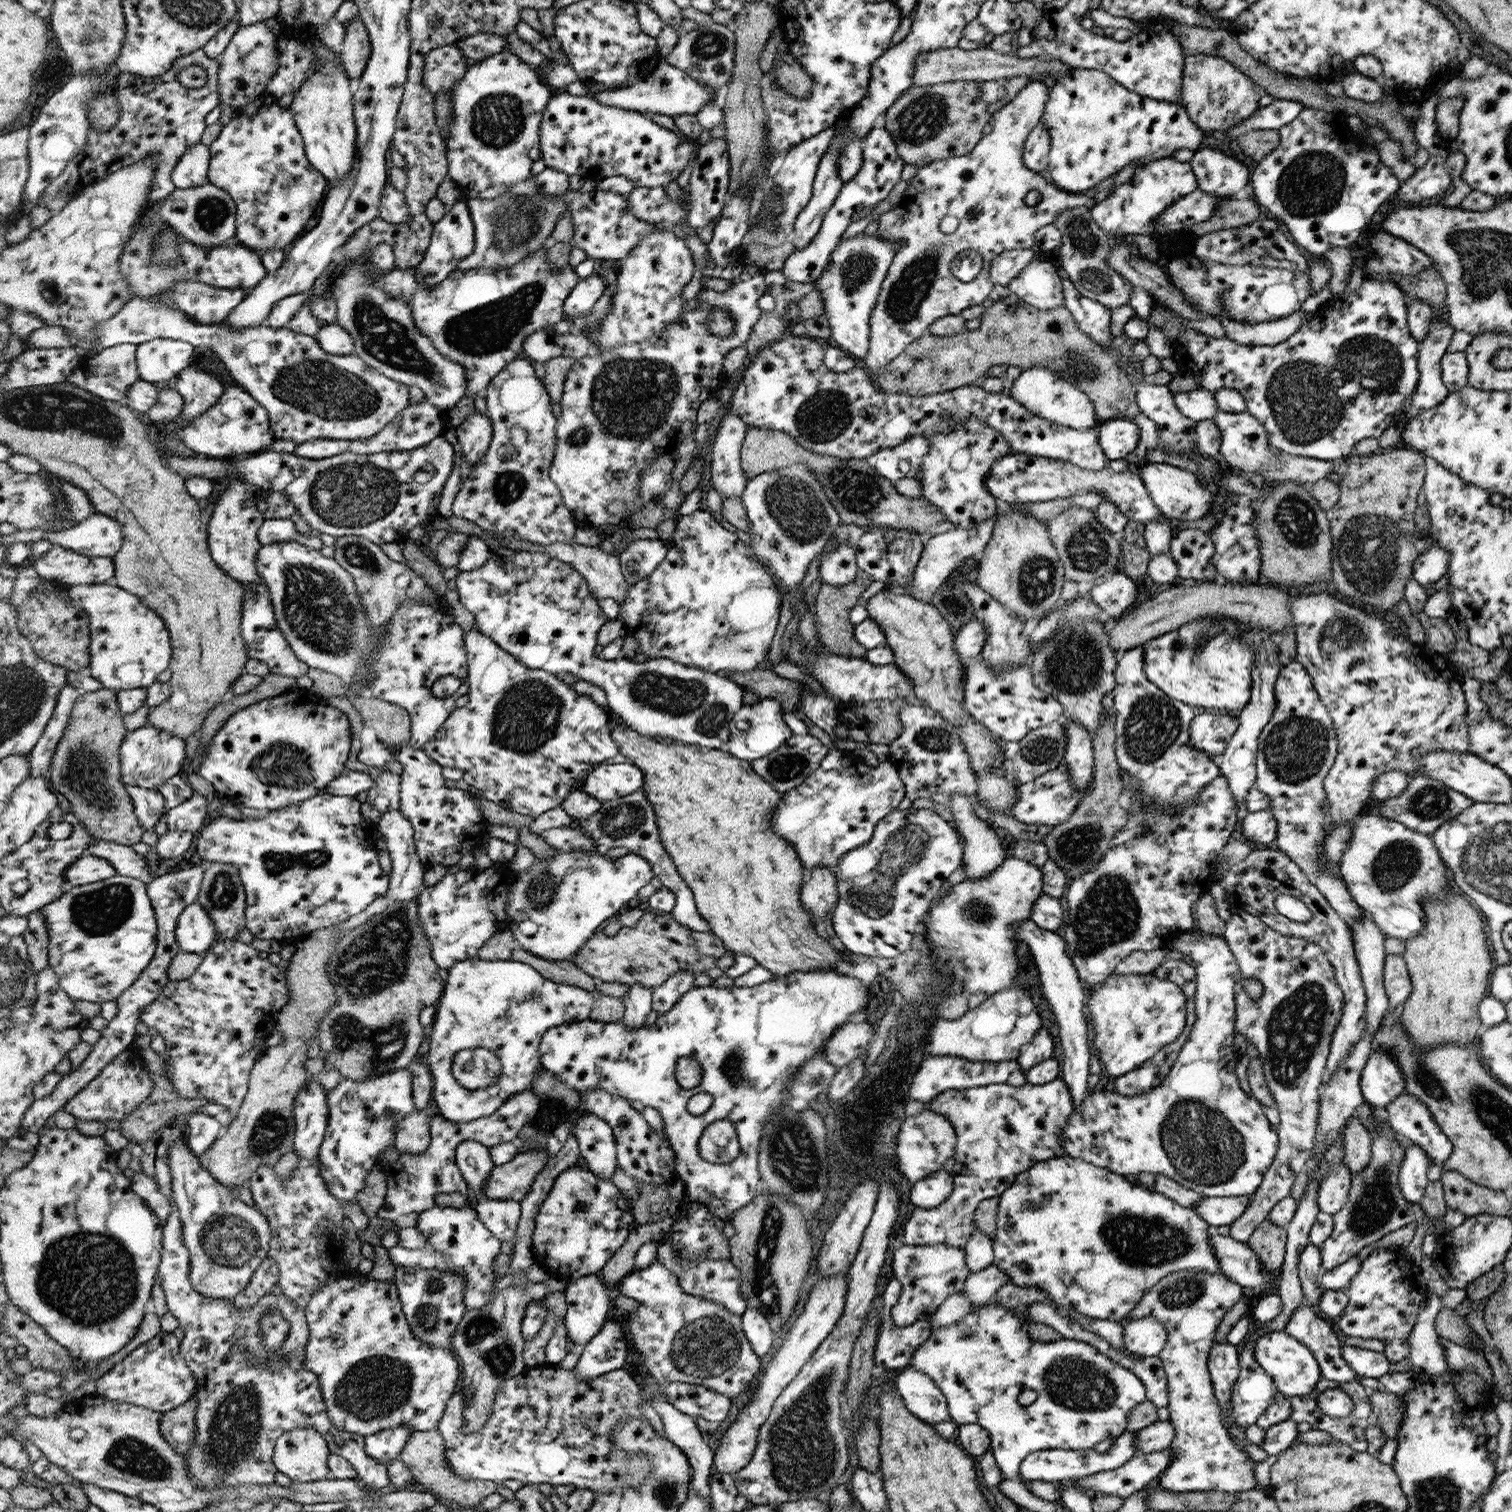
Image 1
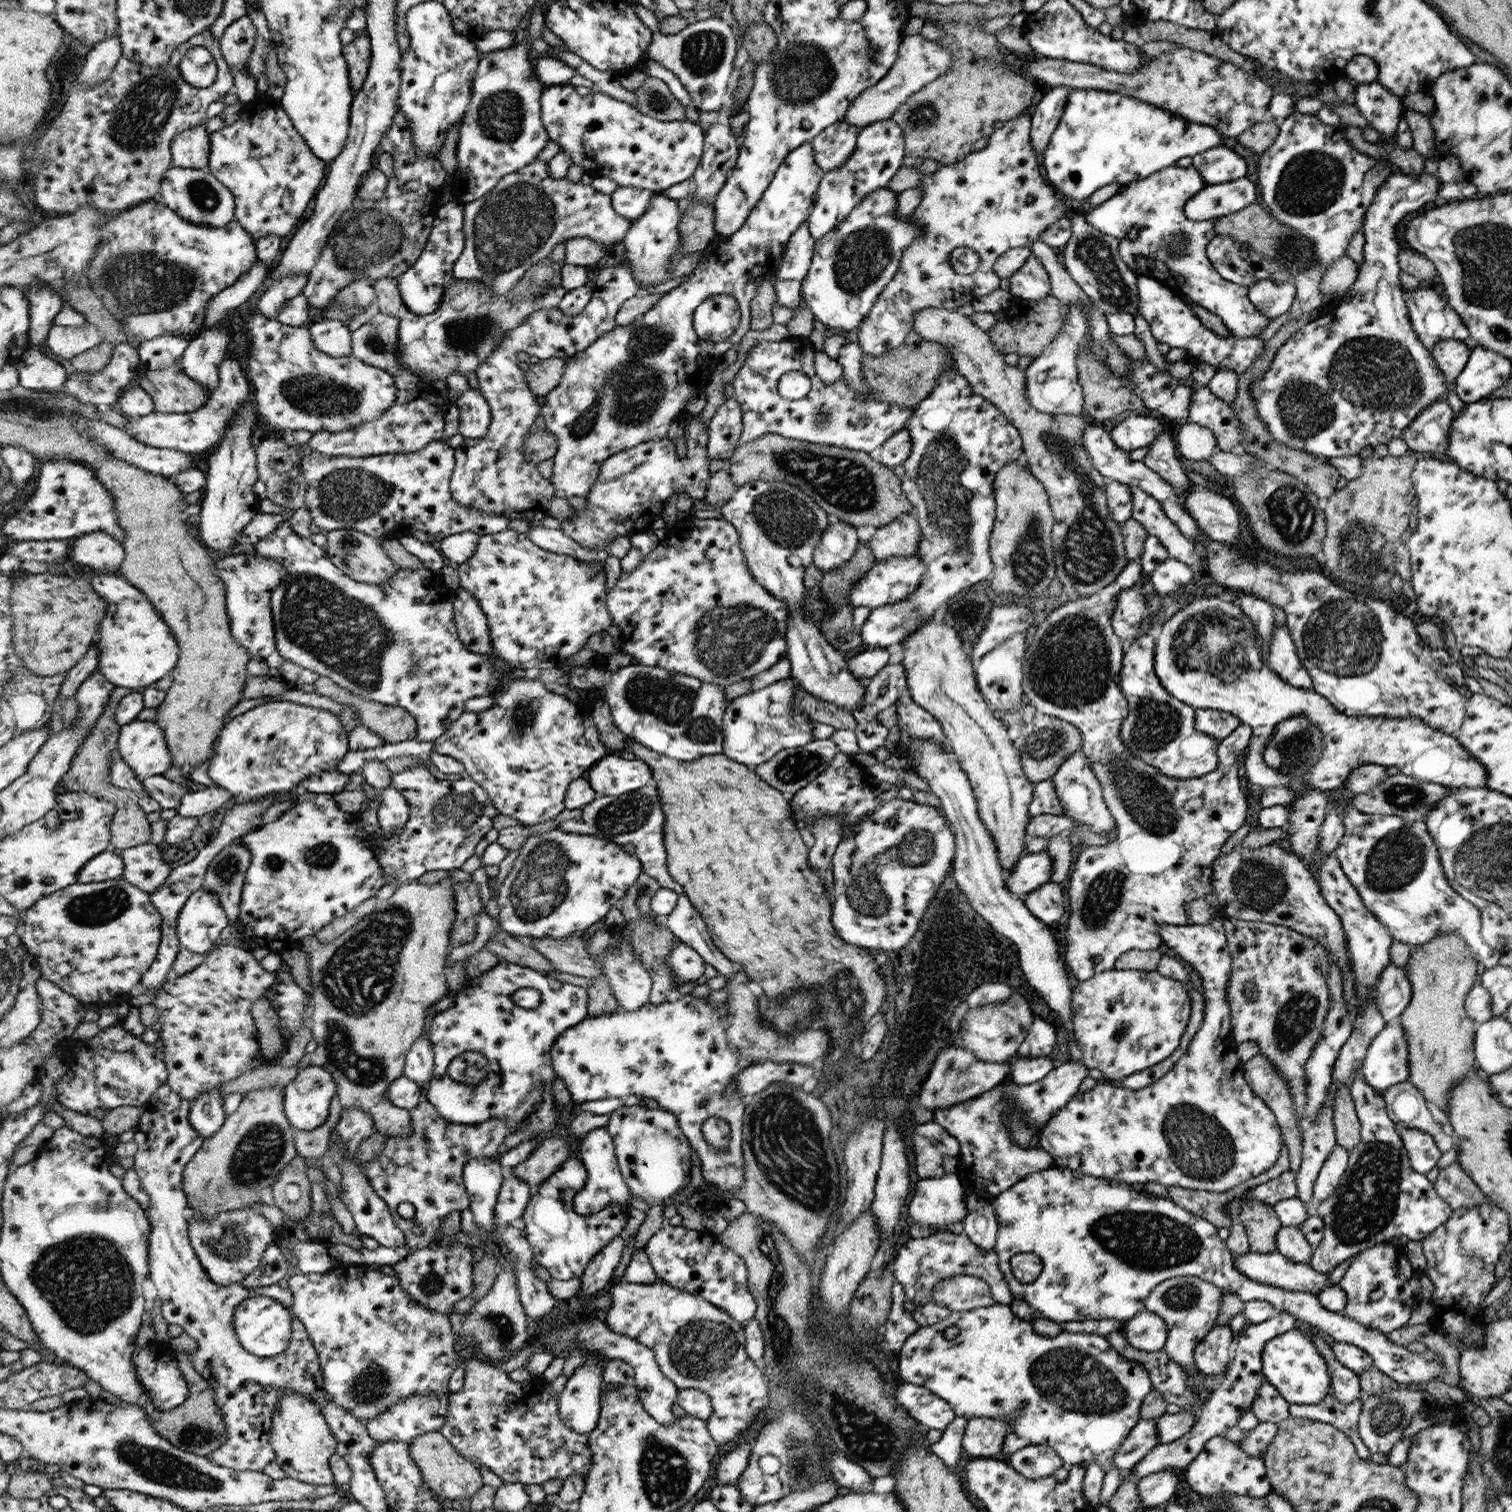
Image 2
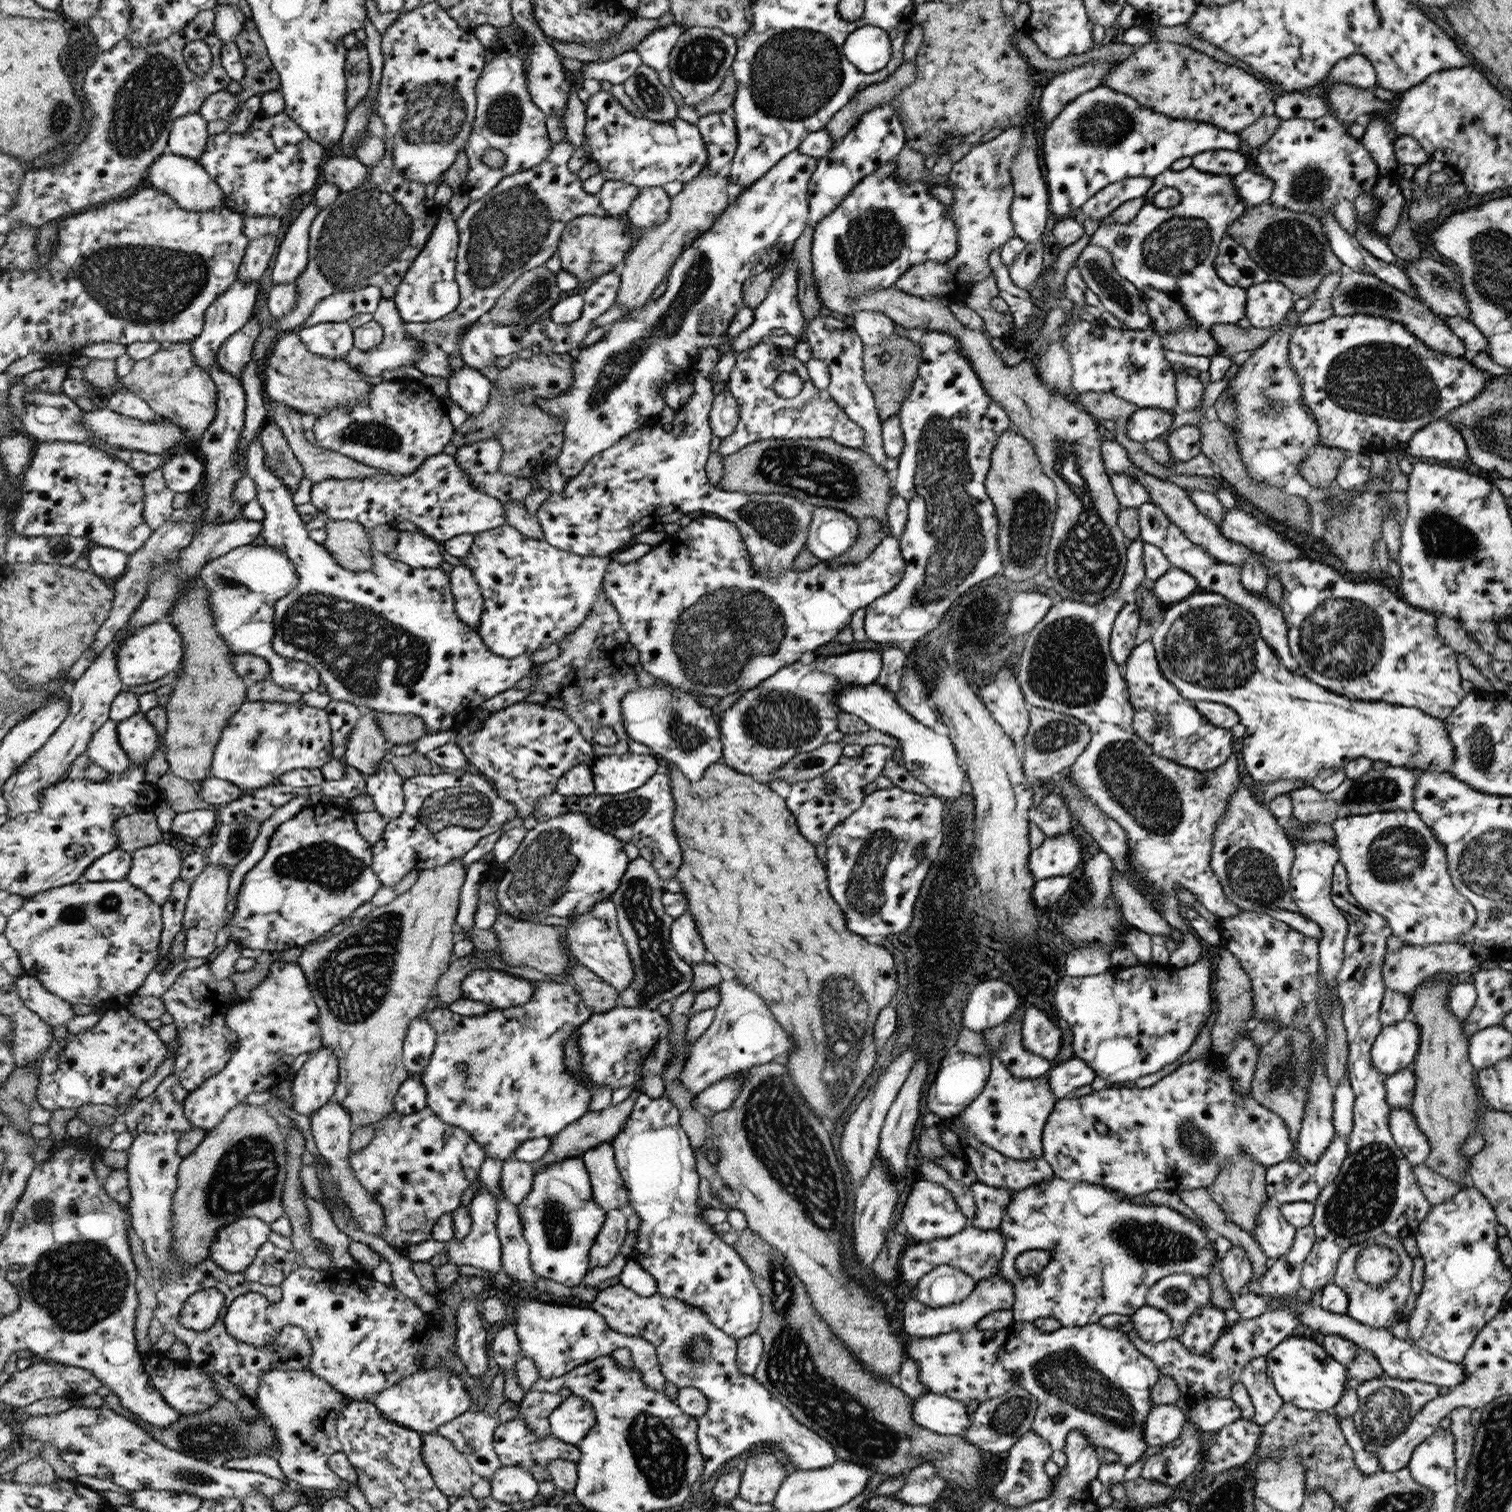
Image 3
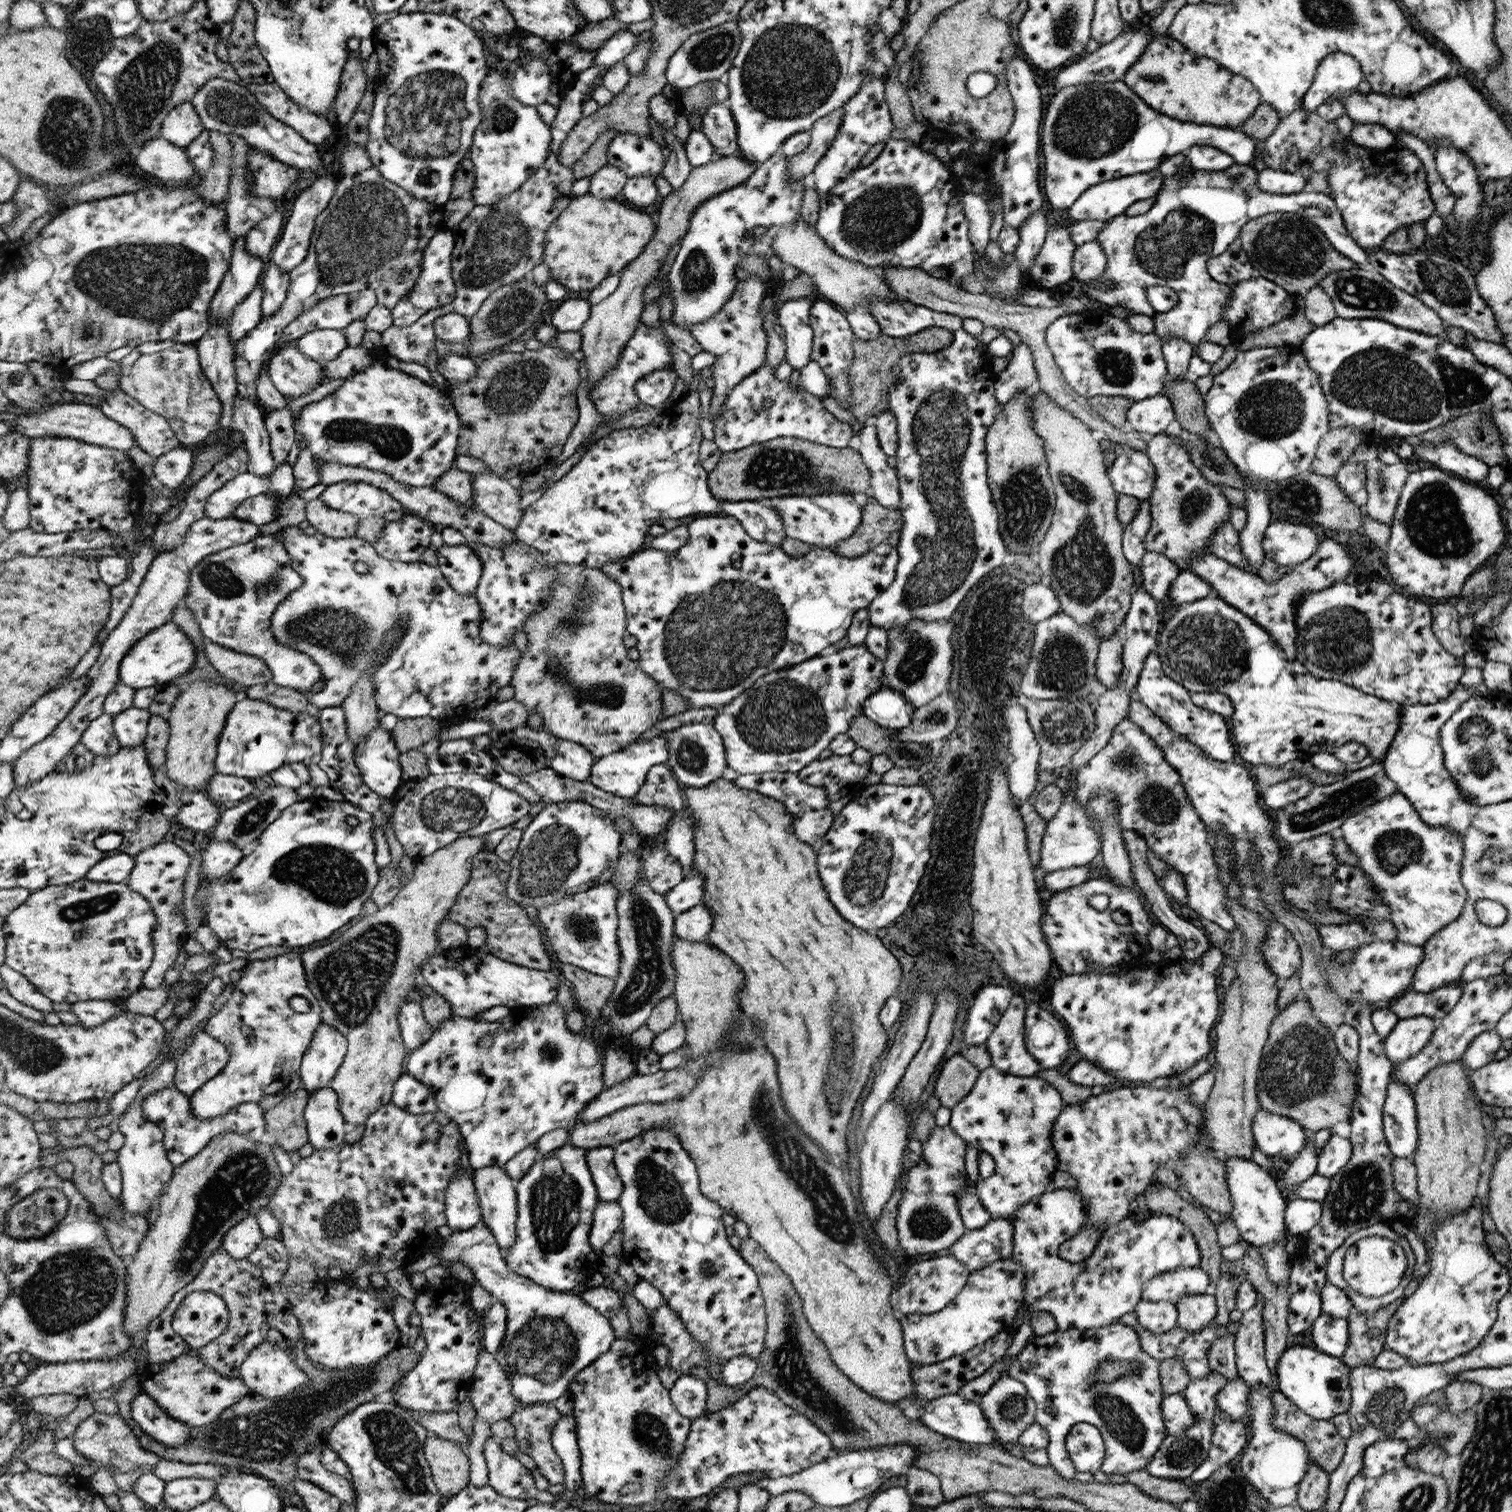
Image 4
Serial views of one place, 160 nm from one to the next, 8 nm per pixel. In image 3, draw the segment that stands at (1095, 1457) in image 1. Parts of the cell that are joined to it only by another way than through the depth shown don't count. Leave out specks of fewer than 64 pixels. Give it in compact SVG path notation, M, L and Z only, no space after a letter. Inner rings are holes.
M1176 1405L1156 1406L1148 1413L1143 1426L1143 1439L1147 1446L1167 1445L1176 1440L1187 1419ZM1033 1430L1024 1434L1009 1450L1008 1457L1004 1463L1004 1476L994 1485L991 1495L1009 1507L1021 1507L1043 1498L1049 1497L1053 1491L1051 1477L1045 1473L1046 1464L1052 1458L1051 1446L1038 1436Z

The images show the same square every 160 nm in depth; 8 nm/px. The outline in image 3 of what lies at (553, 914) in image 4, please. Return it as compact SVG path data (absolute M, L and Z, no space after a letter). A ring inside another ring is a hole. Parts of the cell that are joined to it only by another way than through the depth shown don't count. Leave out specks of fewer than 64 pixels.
M611 896L601 900L599 904L595 904L595 908L589 912L579 914L578 918L572 918L572 920L574 923L570 927L562 929L567 952L573 954L580 965L584 965L600 975L617 991L630 986L631 982L635 980L635 966L632 954L620 929L617 907Z

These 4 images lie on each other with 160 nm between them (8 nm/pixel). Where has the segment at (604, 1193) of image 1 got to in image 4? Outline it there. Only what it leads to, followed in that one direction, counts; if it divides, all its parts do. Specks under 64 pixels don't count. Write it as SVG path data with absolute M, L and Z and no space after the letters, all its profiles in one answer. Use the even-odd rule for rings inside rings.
M565 1145L554 1154L546 1155L528 1169L524 1176L515 1181L517 1194L517 1238L514 1246L504 1252L505 1261L516 1274L532 1279L551 1291L571 1292L582 1288L588 1278L597 1272L597 1253L589 1241L593 1227L594 1210L600 1201L597 1185L589 1167L588 1152L585 1149Z

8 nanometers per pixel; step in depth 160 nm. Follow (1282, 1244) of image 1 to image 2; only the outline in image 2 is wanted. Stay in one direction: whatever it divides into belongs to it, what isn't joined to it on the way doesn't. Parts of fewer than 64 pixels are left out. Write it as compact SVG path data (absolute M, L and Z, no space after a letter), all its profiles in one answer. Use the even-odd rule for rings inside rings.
M1249 1191L1238 1196L1243 1202L1237 1221L1246 1228L1250 1251L1270 1253L1277 1250L1278 1230L1282 1229L1280 1220L1276 1217L1273 1205L1261 1200L1251 1200Z

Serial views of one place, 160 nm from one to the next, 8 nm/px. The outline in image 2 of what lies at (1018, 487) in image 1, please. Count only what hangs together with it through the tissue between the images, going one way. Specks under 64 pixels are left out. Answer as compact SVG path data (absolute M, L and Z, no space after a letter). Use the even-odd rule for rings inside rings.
M1129 486L1132 497L1131 517L1137 520L1150 536L1160 539L1166 547L1168 556L1175 558L1196 571L1206 572L1202 558L1198 558L1191 540L1174 524L1164 512L1163 506L1151 494L1140 487Z

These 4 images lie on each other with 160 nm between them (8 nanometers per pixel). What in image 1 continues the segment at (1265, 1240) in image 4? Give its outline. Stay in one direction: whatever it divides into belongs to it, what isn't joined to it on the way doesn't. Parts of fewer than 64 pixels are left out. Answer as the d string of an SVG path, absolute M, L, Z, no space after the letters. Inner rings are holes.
M1308 1243L1300 1253L1299 1279L1306 1301L1310 1305L1318 1305L1323 1290L1319 1287L1319 1278L1327 1270L1321 1265L1320 1247Z

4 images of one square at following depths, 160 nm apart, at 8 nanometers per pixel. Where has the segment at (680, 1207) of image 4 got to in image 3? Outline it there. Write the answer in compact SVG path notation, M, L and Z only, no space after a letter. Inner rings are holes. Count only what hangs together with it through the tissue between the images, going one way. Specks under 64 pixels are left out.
M643 1093L642 1096L639 1096L638 1100L636 1100L632 1114L630 1114L630 1120L626 1122L626 1128L622 1128L621 1132L617 1134L617 1137L611 1144L616 1151L616 1162L617 1166L620 1168L621 1177L624 1179L625 1186L629 1191L629 1211L636 1214L640 1220L637 1243L634 1250L629 1255L628 1260L634 1262L638 1261L638 1264L640 1264L642 1268L645 1268L657 1280L657 1292L662 1296L666 1298L679 1298L685 1303L701 1308L710 1317L715 1327L723 1330L727 1335L733 1336L738 1342L741 1338L748 1337L749 1334L757 1331L761 1319L762 1297L758 1292L758 1287L754 1284L752 1273L748 1265L740 1258L740 1252L734 1250L734 1247L728 1246L726 1242L722 1242L722 1240L718 1238L718 1234L716 1234L714 1230L719 1227L712 1228L708 1222L698 1216L698 1214L700 1214L700 1208L696 1206L696 1202L699 1202L700 1198L698 1198L696 1158L694 1158L694 1152L692 1152L692 1148L690 1148L690 1142L686 1142L686 1134L682 1132L682 1128L680 1128L678 1122L680 1122L680 1110L674 1108L674 1104L672 1104L666 1096L654 1099L649 1098Z

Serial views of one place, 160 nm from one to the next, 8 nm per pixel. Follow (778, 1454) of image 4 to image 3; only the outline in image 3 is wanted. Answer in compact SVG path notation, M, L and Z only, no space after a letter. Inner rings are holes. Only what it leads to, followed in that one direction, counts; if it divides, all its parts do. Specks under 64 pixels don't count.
M621 1283L599 1288L597 1297L591 1302L591 1309L601 1314L610 1327L622 1334L639 1336L655 1346L661 1373L668 1382L678 1388L694 1387L703 1391L709 1399L708 1413L699 1418L698 1440L701 1453L705 1458L705 1472L698 1483L706 1482L716 1474L722 1464L729 1458L736 1458L756 1446L772 1446L780 1448L790 1455L790 1464L799 1470L816 1470L832 1466L839 1458L832 1443L822 1438L817 1431L810 1430L804 1423L798 1422L793 1414L778 1402L770 1390L764 1387L754 1375L747 1375L737 1365L737 1340L714 1326L710 1317L698 1307L685 1303L679 1298L666 1298L660 1293L644 1298L636 1291L630 1290Z

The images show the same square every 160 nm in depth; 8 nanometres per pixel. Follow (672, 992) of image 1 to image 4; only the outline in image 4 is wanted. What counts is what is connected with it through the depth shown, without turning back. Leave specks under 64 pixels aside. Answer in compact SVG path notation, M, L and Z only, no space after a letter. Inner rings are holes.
M703 901L675 917L675 936L688 942L702 942L713 930L713 914Z

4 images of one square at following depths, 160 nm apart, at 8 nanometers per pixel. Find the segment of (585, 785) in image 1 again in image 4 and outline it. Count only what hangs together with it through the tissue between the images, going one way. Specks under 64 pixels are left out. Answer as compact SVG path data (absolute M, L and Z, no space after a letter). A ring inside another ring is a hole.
M665 734L656 736L652 740L640 740L638 738L630 746L618 752L596 758L591 768L589 781L599 788L626 799L633 799L640 787L645 783L646 775L652 766L666 764L669 758L670 745Z

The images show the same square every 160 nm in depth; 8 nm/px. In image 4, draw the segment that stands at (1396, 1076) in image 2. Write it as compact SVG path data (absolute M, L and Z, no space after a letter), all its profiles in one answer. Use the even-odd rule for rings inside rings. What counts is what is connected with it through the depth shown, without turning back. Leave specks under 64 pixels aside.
M1428 1016L1399 1019L1390 1034L1383 1038L1383 1047L1393 1064L1399 1064L1419 1053L1431 1041L1438 1020Z

